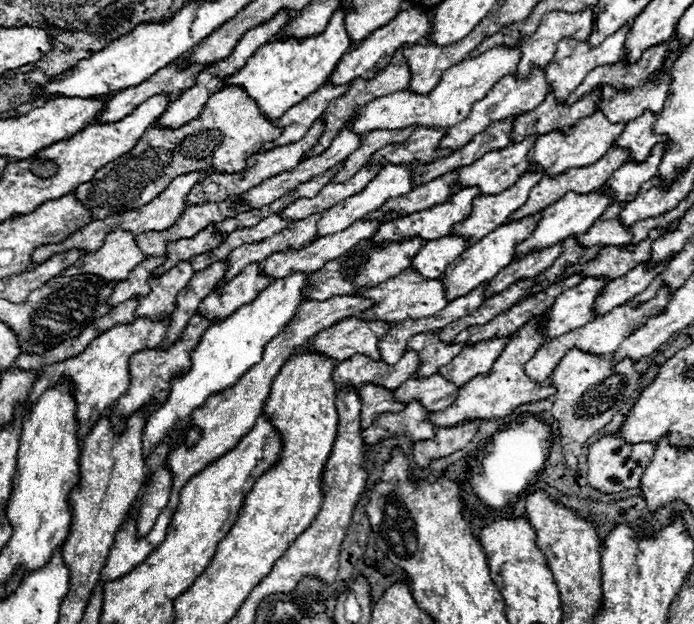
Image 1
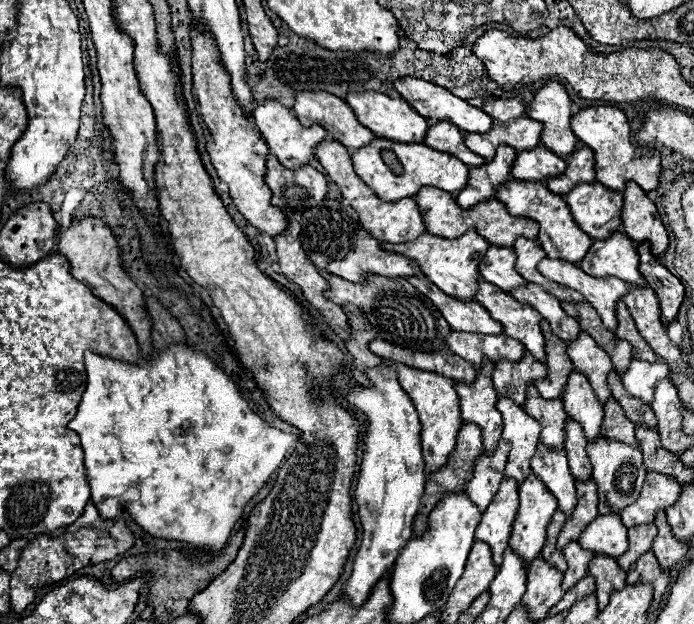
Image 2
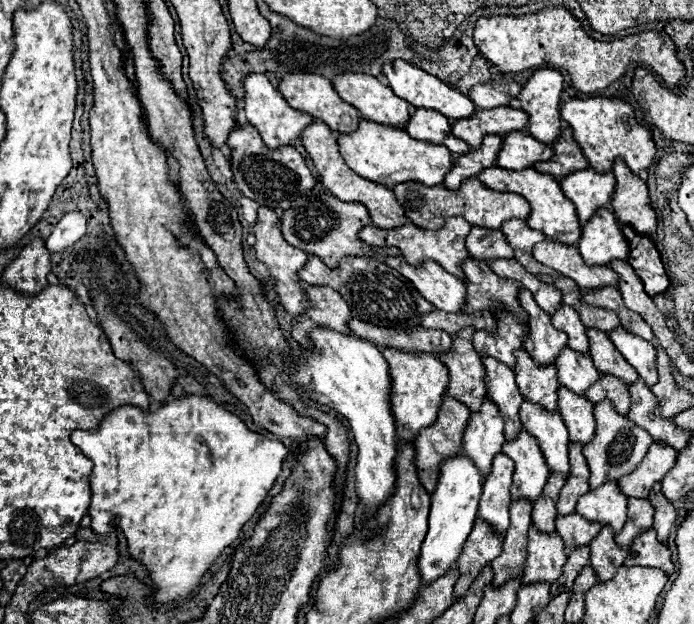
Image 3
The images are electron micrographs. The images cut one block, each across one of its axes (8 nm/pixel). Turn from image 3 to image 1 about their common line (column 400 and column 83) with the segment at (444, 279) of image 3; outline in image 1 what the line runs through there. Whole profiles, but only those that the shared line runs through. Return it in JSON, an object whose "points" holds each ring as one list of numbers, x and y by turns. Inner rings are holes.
{"points":[[114,230,106,236,102,248,94,254,82,256,70,270,64,270,62,276,74,274,96,274,104,282,120,282,124,280,134,266,144,260,144,254,138,250,134,236,124,230]]}

